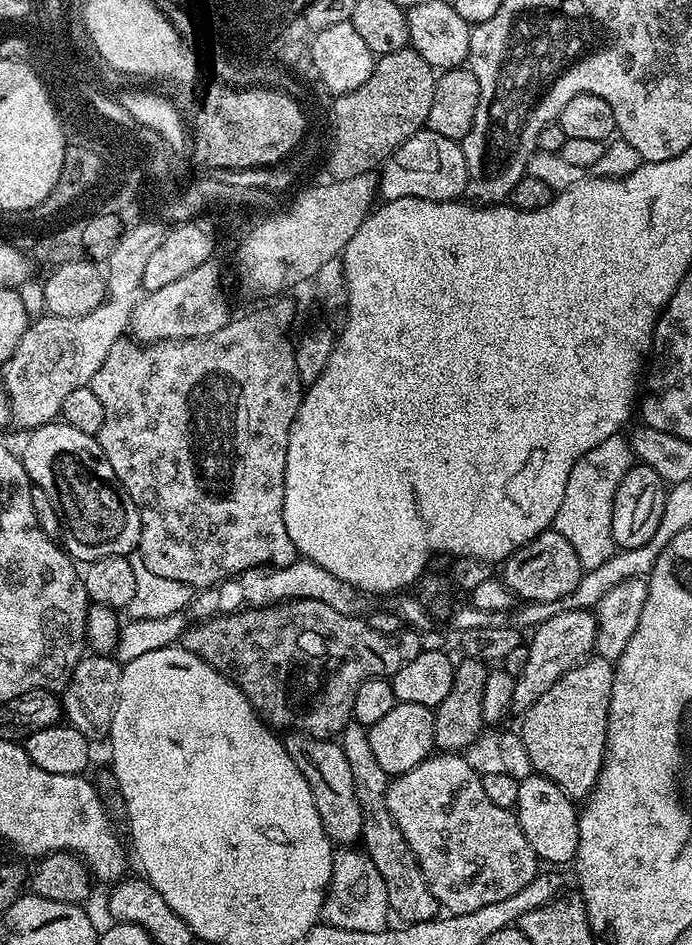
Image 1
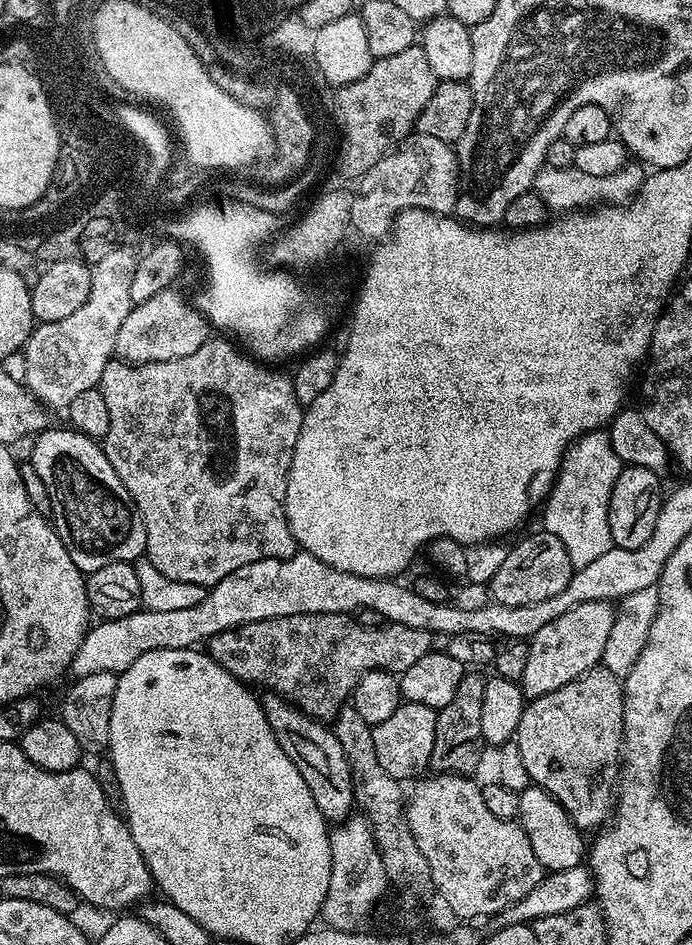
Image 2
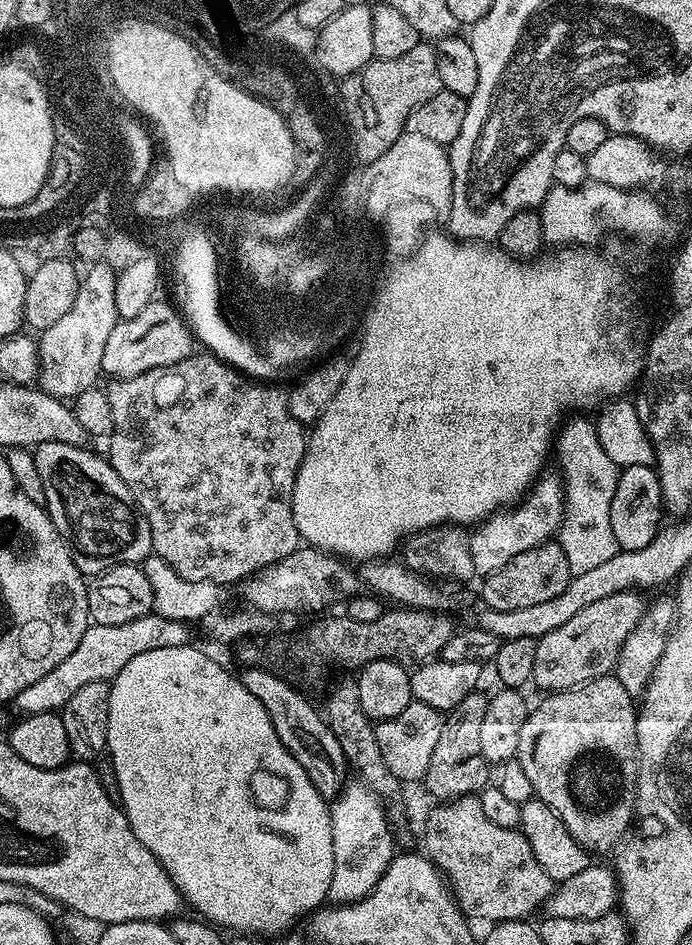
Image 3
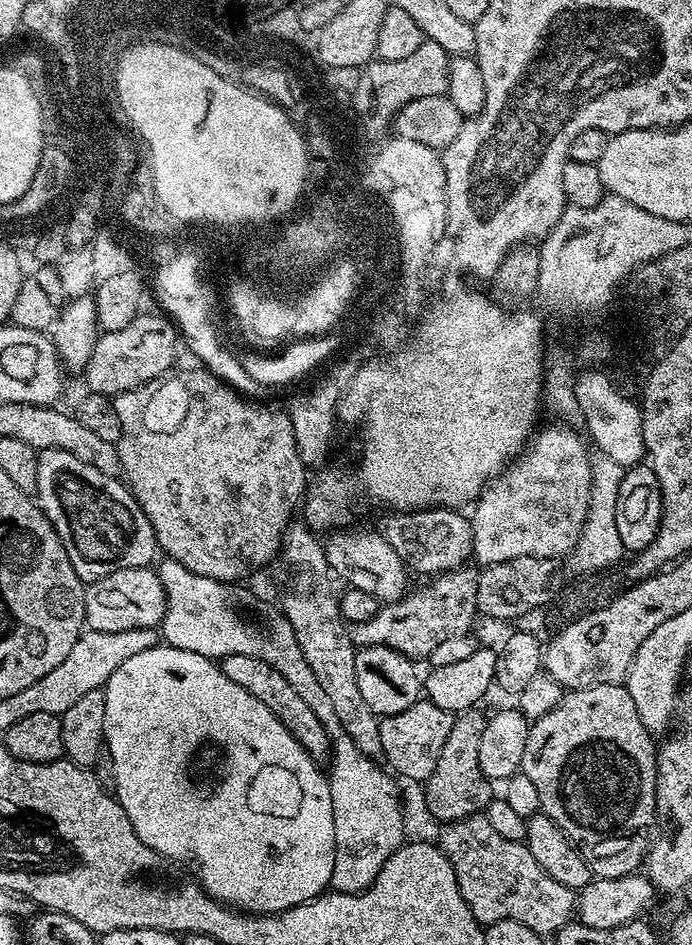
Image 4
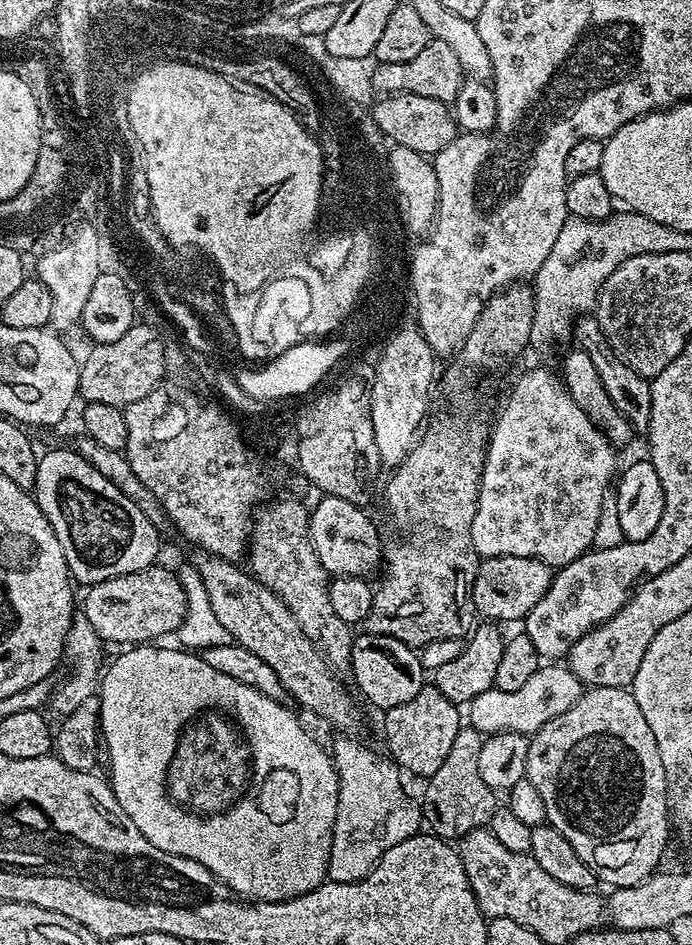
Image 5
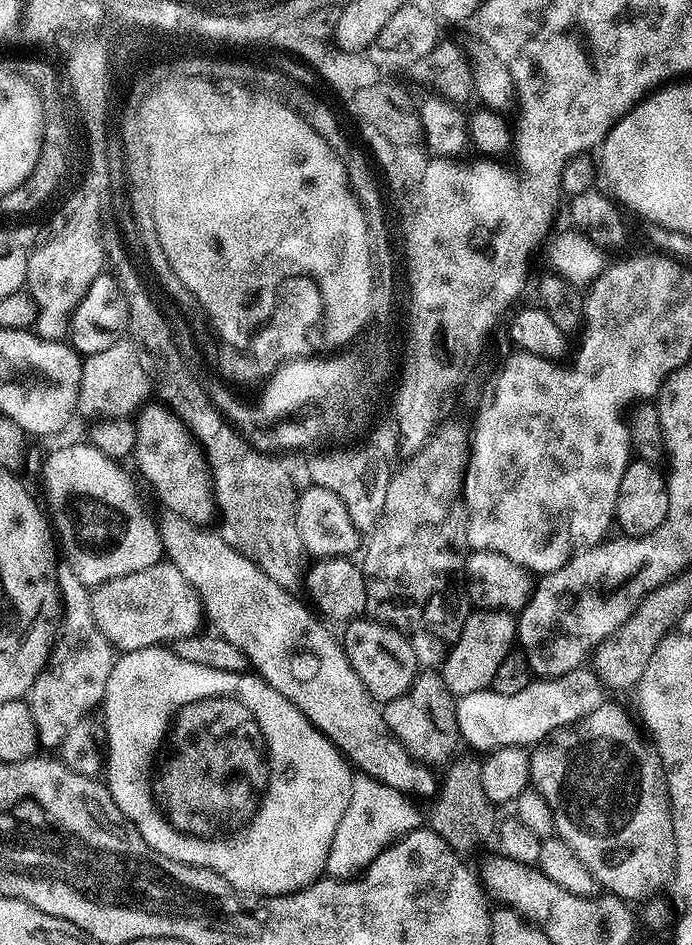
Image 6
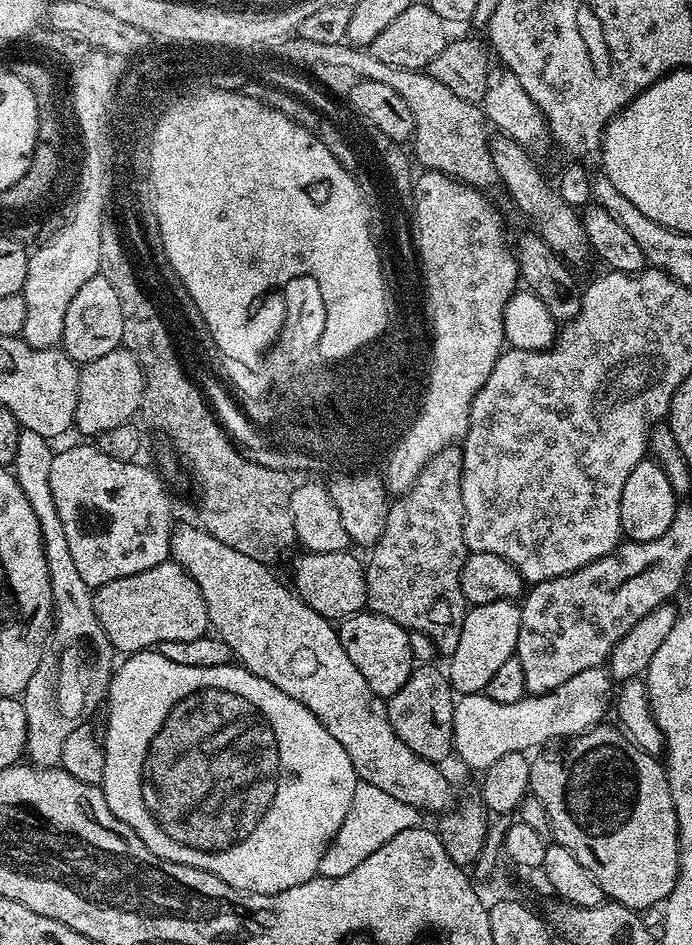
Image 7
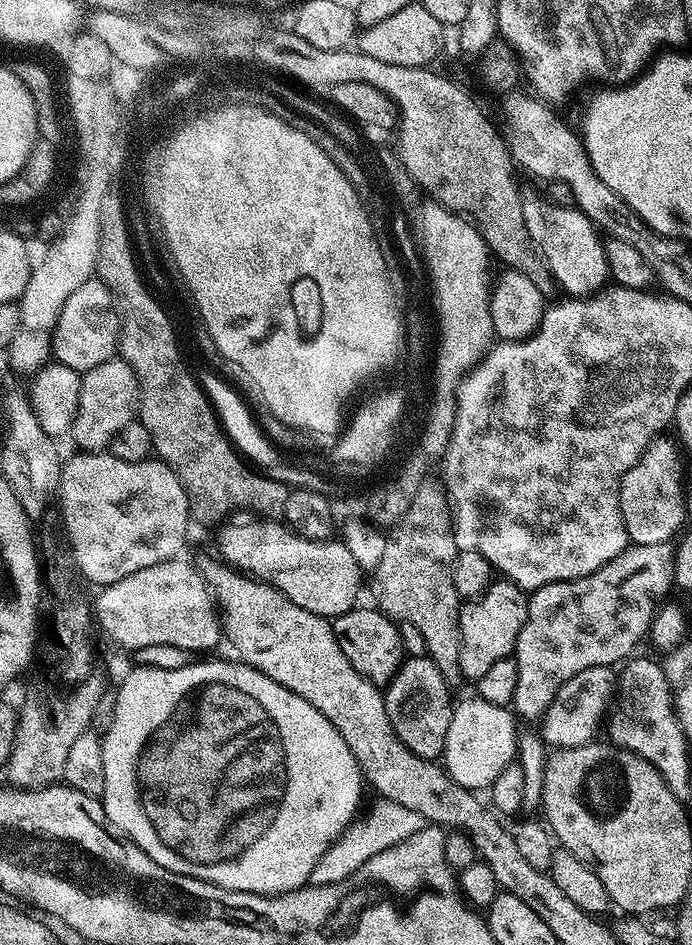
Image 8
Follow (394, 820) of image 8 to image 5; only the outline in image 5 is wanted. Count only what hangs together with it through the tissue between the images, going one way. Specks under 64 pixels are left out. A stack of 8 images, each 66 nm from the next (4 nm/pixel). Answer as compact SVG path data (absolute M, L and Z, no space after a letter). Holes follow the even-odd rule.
M340 734L337 737L332 748L330 744L330 752L334 757L340 789L327 879L333 884L353 884L366 879L390 846L398 846L398 842L421 831L422 808L408 797L400 781L401 769L387 755L379 756L372 749L351 740L351 735Z

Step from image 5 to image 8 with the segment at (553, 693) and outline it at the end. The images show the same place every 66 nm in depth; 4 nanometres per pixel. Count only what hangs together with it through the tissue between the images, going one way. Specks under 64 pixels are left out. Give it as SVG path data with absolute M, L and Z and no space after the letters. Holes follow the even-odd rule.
M602 666L582 670L582 674L576 674L574 678L570 678L565 685L561 686L557 696L543 712L544 725L540 728L541 734L539 733L543 743L553 749L573 748L593 743L597 739L596 731L599 728L601 731L606 713L613 703L617 679L617 673L612 668ZM479 698L464 700L455 705L452 710L452 729L448 732L446 746L442 757L443 767L446 769L452 781L458 786L469 790L487 789L502 774L504 767L513 763L518 752L518 737L516 738L517 717L507 707L499 704L491 704Z

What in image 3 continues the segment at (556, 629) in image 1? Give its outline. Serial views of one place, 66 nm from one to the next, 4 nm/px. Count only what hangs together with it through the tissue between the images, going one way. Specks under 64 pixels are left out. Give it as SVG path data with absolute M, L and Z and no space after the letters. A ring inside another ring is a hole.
M633 590L610 594L610 598L590 602L590 606L578 610L574 618L562 622L558 630L550 630L550 634L540 637L536 641L531 683L537 684L541 693L551 694L609 675L616 667L626 638L645 614L646 600L640 596L643 595Z

